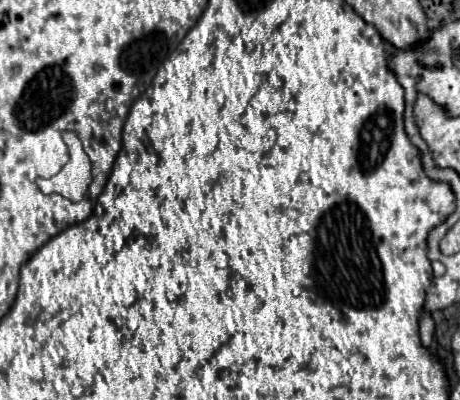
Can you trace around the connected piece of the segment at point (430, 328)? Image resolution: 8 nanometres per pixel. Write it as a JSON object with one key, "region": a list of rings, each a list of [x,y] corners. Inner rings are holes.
{"region":[[[425,313],[421,317],[421,329],[419,331],[421,331],[421,343],[425,347],[429,347],[431,339],[433,339],[433,331],[435,331],[435,321],[433,321],[433,317],[429,313]]]}

